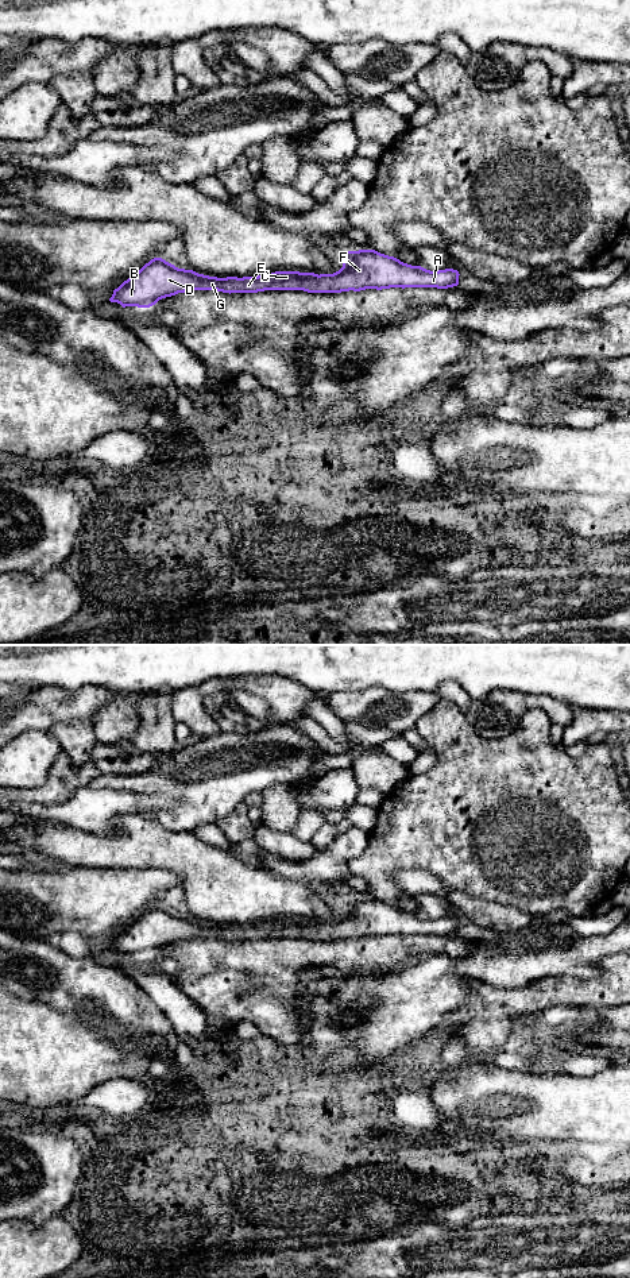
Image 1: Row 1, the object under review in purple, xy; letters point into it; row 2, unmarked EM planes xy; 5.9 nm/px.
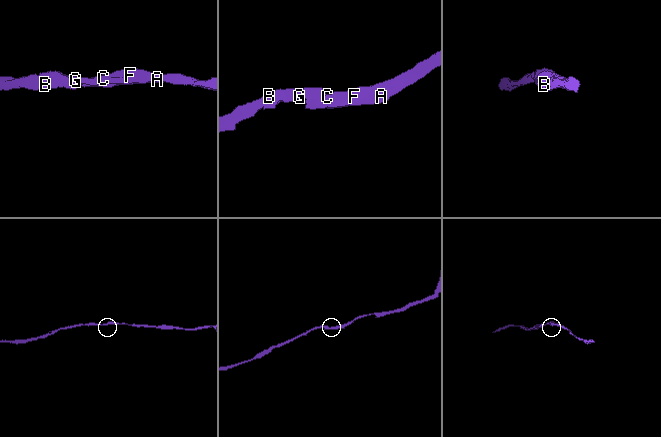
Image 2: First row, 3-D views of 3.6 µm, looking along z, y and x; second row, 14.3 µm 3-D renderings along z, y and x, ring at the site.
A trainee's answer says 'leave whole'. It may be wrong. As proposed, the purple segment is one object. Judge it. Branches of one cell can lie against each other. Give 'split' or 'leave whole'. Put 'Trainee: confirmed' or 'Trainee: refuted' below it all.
leave whole
Trainee: confirmed

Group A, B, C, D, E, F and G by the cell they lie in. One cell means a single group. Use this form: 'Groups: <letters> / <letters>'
Groups: A B C D E F G

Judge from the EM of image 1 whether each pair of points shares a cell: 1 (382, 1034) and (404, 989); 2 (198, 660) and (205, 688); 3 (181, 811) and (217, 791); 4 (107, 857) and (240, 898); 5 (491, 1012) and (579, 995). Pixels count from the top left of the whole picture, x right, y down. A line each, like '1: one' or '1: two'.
1: one
2: two
3: one
4: one
5: two

